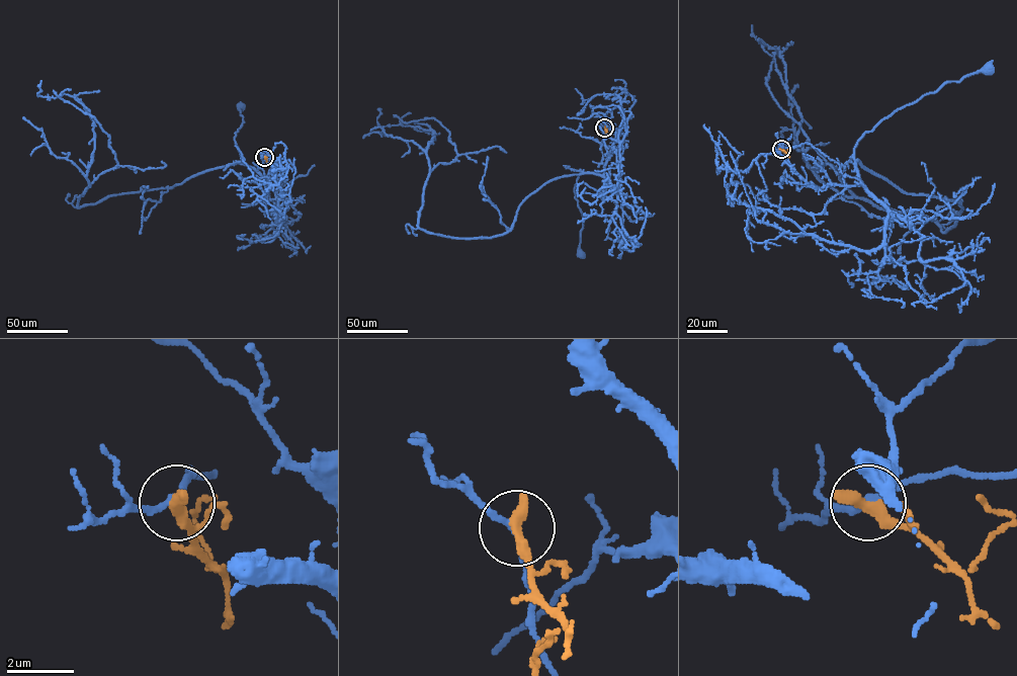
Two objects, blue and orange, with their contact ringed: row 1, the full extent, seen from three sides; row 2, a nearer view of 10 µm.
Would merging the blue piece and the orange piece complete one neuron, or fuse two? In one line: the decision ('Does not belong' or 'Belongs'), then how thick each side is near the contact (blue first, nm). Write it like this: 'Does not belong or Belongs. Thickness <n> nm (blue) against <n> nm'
Does not belong. Thickness 150 nm (blue) against 480 nm

